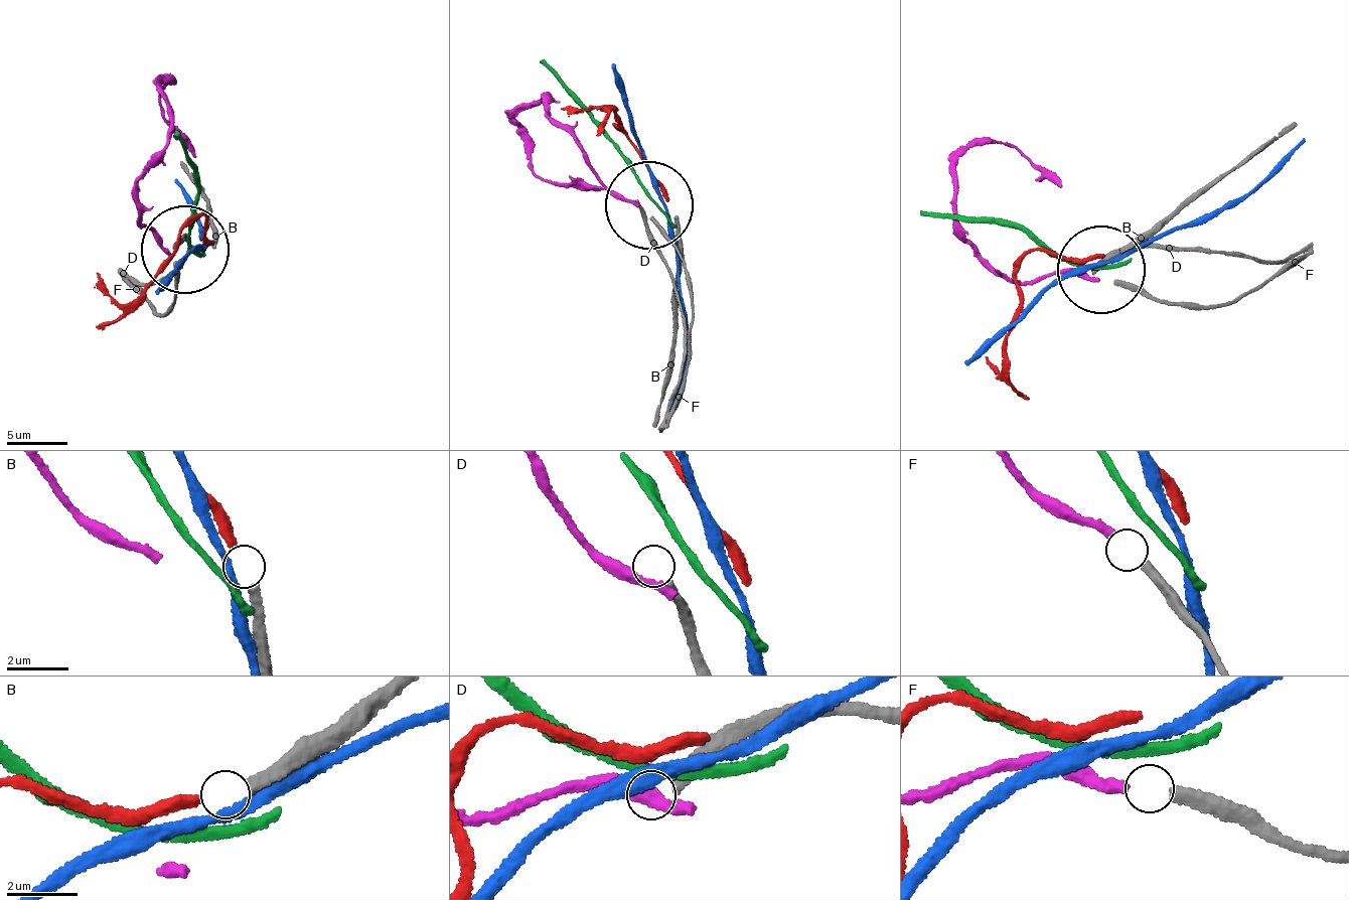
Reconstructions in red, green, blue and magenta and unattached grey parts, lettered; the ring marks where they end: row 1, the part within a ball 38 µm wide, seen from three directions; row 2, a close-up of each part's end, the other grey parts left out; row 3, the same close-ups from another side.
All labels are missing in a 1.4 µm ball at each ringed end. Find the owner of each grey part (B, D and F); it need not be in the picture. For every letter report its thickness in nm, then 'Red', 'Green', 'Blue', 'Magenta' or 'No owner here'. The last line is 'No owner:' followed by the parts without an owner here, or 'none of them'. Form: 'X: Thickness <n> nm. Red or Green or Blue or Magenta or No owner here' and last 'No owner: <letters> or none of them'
B: Thickness 320 nm. No owner here
D: Thickness 320 nm. No owner here
F: Thickness 380 nm. Magenta
No owner: B, D

